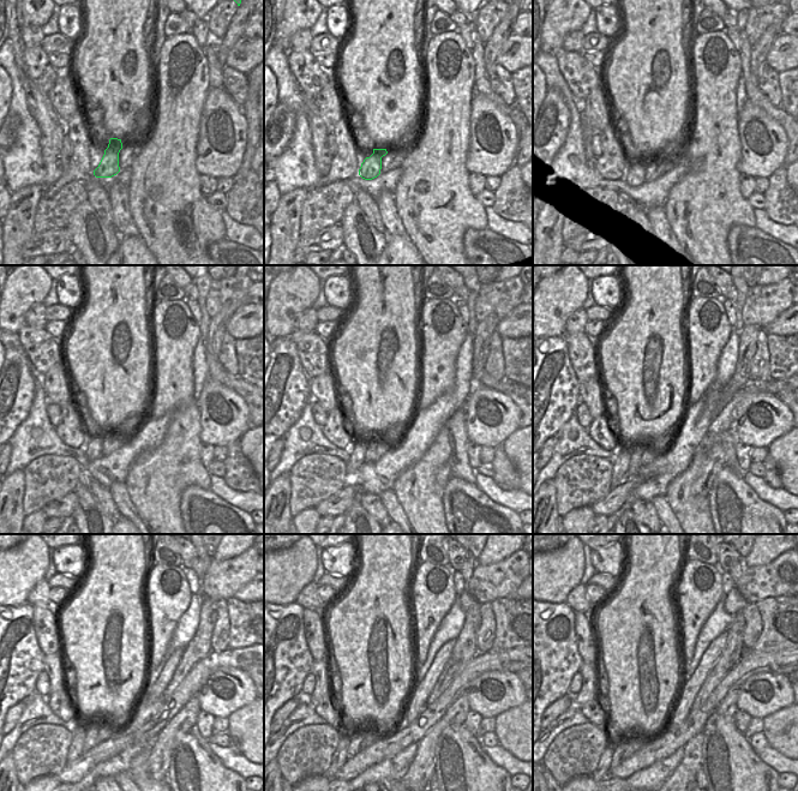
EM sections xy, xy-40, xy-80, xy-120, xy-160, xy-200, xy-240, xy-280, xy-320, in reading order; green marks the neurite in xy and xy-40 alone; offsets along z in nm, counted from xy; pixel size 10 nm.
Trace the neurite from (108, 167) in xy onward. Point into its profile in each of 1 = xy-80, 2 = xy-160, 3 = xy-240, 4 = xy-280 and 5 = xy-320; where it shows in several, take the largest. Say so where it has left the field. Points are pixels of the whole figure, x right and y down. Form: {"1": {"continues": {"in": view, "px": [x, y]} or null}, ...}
{"1": {"continues": {"in": "xy-80", "px": [635, 175]}}, "2": {"continues": {"in": "xy-160", "px": [355, 460]}}, "3": {"continues": {"in": "xy-240", "px": [74, 750]}}, "4": {"continues": {"in": "xy-280", "px": [340, 756]}}, "5": {"continues": {"in": "xy-320", "px": [601, 772]}}}

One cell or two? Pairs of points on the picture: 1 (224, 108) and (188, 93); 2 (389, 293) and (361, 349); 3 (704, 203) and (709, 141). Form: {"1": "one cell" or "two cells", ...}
{"1": "two cells", "2": "one cell", "3": "one cell"}

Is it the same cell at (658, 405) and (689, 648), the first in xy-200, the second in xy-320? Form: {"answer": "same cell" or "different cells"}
{"answer": "different cells"}

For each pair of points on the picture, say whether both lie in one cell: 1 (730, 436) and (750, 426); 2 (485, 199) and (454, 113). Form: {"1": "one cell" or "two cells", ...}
{"1": "two cells", "2": "two cells"}

